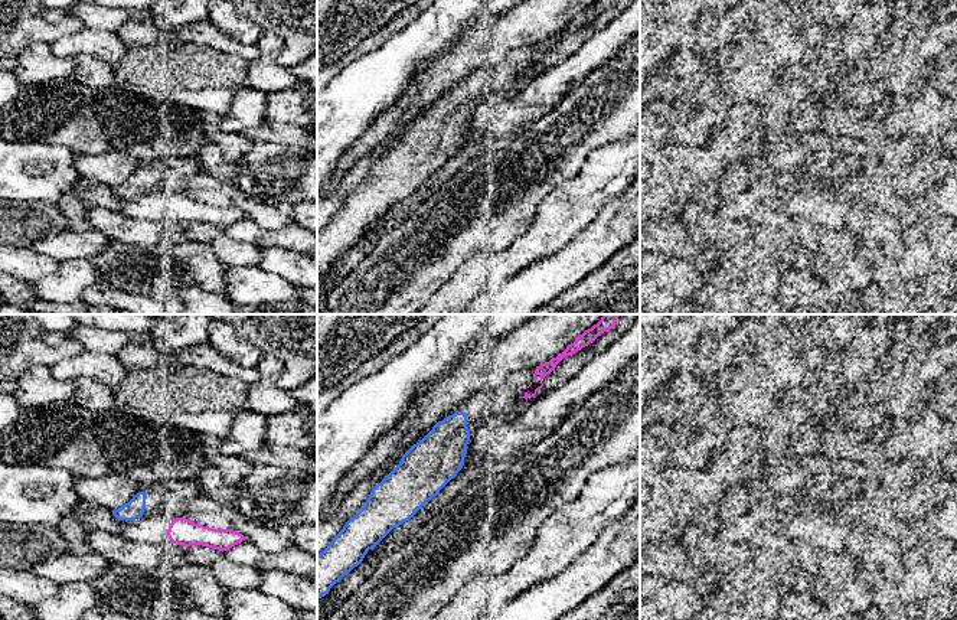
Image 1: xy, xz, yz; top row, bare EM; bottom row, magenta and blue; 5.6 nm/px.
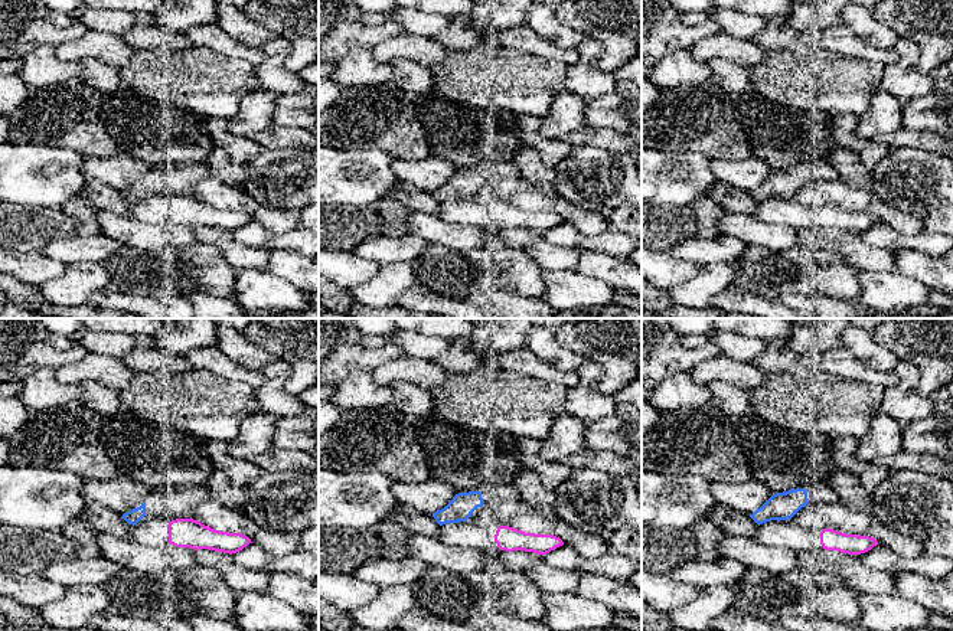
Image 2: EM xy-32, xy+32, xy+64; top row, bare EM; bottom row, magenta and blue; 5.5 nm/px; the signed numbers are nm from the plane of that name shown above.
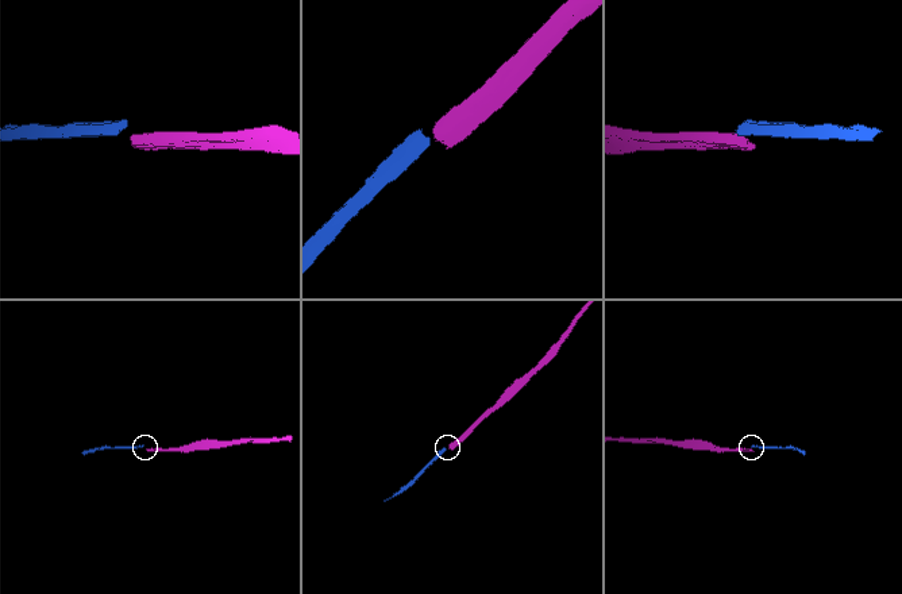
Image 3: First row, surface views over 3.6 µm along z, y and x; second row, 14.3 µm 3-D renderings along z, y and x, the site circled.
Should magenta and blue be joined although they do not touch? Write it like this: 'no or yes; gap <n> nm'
no; gap 160 nm

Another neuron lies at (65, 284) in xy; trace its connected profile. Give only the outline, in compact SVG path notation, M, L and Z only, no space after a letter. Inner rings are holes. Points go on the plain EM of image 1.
M75 258L59 264L49 275L32 284L37 300L53 303L79 301L82 291L104 280L92 258Z

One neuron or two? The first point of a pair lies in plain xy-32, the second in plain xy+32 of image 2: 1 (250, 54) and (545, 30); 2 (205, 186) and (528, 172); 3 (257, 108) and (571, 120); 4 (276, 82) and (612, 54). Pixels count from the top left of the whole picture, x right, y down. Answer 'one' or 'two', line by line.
1: two
2: two
3: one
4: two

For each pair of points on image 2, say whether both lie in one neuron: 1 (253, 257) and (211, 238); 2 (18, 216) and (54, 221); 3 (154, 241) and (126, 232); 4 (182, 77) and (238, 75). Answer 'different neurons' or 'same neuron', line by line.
1: same neuron
2: same neuron
3: same neuron
4: same neuron

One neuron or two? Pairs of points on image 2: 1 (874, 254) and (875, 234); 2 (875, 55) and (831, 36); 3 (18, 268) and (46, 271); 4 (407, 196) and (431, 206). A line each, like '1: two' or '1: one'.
1: two
2: one
3: one
4: one

